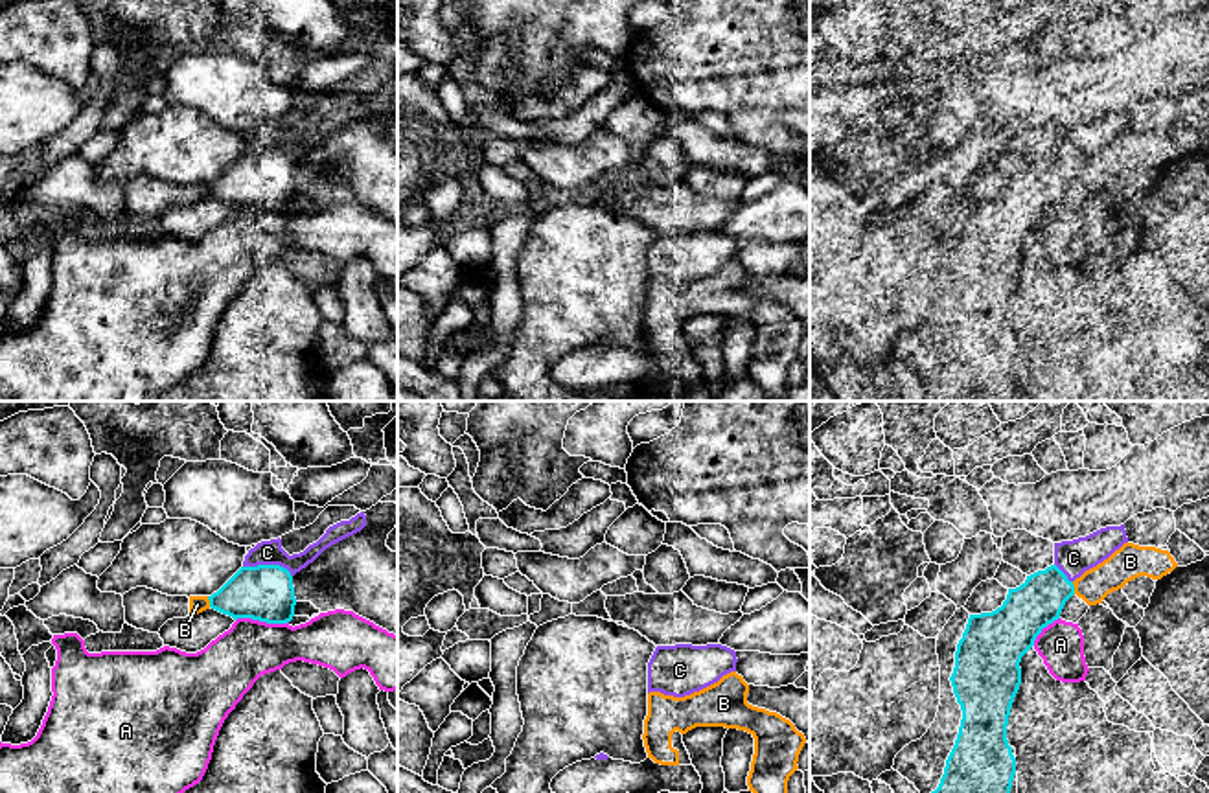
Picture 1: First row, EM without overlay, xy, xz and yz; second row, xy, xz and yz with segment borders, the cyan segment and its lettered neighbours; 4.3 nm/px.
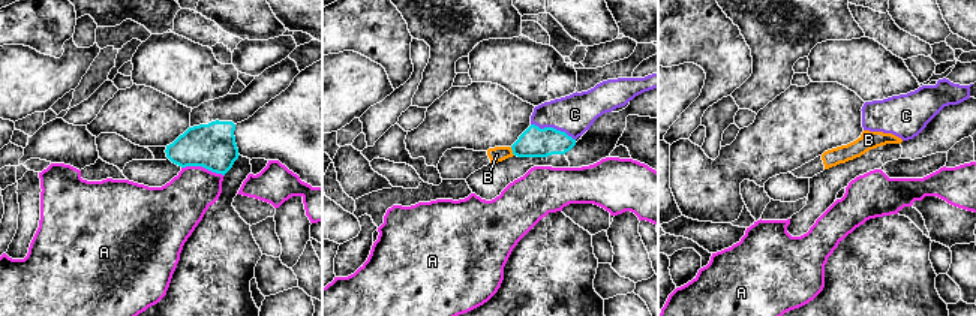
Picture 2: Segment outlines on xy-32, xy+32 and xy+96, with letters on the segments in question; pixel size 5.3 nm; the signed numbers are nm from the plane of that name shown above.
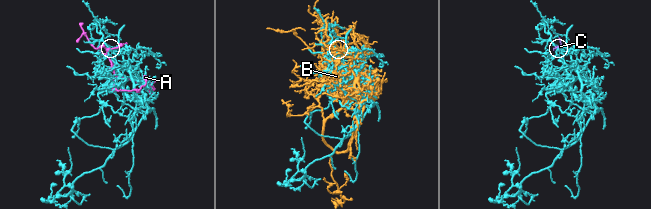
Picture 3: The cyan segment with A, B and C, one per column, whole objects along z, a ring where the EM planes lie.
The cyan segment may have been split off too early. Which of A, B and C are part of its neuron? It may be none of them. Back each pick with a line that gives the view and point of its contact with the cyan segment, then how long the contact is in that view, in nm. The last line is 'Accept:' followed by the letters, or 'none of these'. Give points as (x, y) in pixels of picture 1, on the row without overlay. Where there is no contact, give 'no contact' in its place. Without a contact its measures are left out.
C: xy (269, 153) | 220 nm
Accept: C

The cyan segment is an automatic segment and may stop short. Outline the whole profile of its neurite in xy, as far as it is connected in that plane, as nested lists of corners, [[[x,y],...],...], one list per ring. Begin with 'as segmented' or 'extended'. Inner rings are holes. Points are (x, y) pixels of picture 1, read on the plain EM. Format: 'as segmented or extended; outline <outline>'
extended; outline [[[364,99],[340,109],[304,140],[289,144],[282,127],[261,129],[245,144],[243,155],[212,184],[210,195],[237,206],[267,212],[287,212],[294,204],[293,164],[313,151],[331,132],[361,120],[366,114]]]

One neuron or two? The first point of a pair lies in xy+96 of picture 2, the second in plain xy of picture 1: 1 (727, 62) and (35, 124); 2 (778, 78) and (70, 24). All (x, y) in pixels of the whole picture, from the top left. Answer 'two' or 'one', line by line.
1: two
2: two

